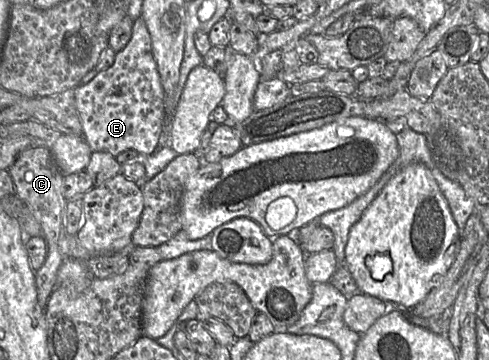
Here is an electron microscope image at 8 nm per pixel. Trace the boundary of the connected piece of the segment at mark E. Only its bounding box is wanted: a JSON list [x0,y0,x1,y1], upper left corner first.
[74,17,165,157]

